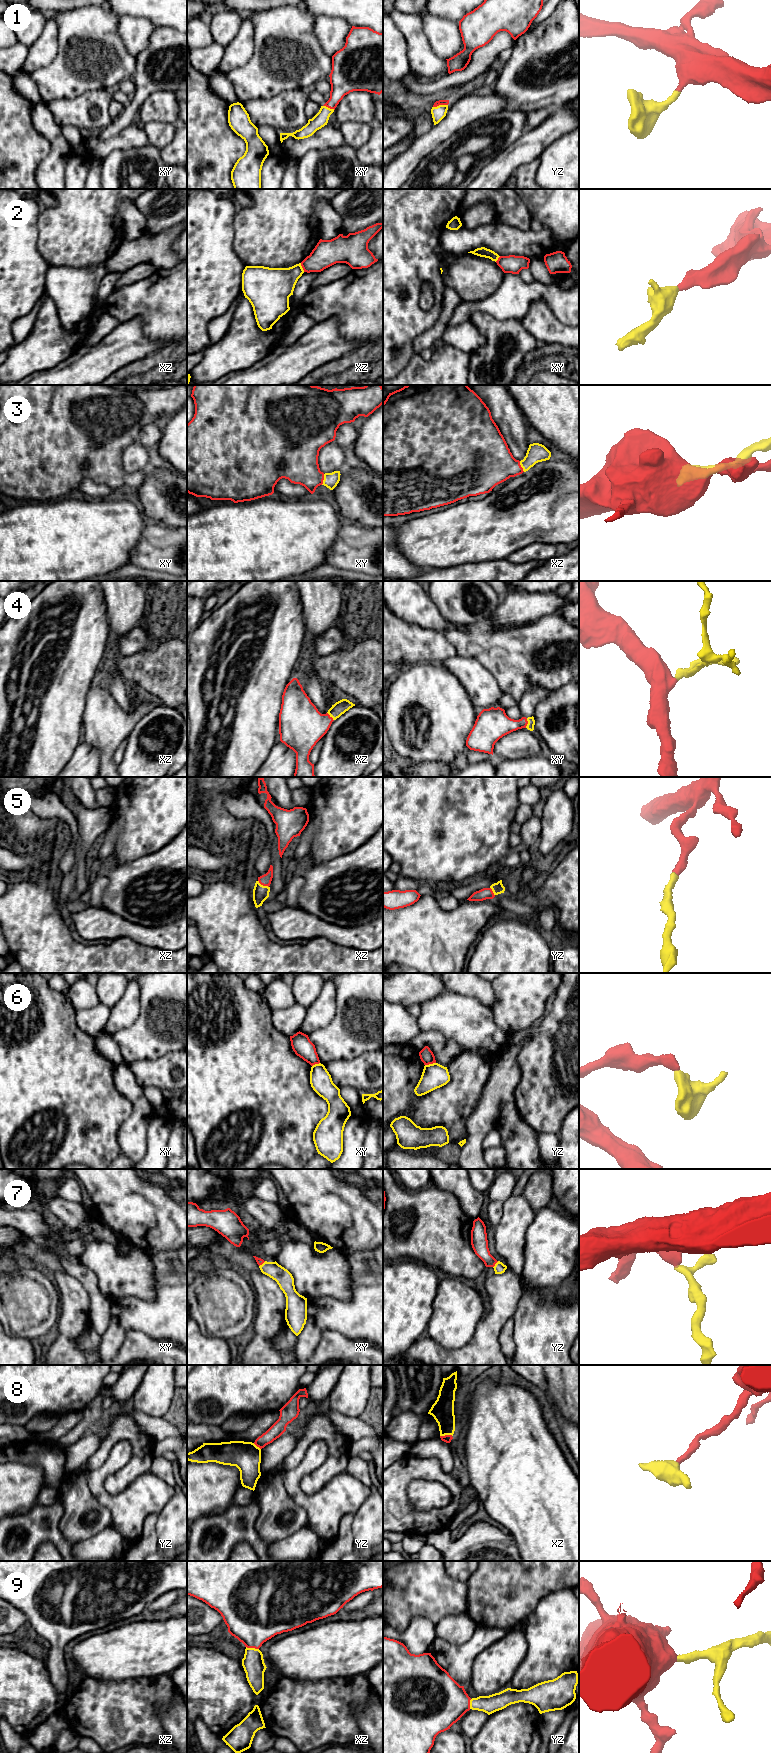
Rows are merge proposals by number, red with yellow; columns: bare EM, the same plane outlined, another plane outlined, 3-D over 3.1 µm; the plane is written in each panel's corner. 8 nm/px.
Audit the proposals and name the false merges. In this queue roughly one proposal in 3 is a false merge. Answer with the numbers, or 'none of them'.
2, 6, 8

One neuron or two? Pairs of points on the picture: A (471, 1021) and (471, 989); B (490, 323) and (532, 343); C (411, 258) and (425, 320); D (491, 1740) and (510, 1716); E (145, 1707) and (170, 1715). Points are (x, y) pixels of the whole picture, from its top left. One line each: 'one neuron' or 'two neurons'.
A: two neurons
B: one neuron
C: one neuron
D: one neuron
E: two neurons

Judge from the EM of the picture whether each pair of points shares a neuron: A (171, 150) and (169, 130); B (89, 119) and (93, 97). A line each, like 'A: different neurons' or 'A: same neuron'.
A: different neurons
B: same neuron

